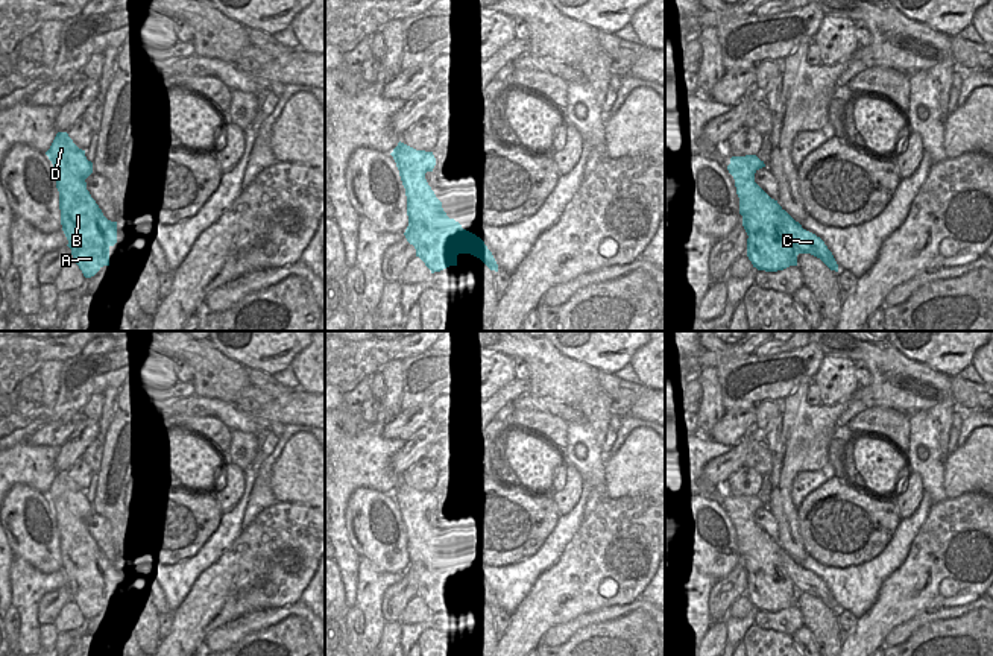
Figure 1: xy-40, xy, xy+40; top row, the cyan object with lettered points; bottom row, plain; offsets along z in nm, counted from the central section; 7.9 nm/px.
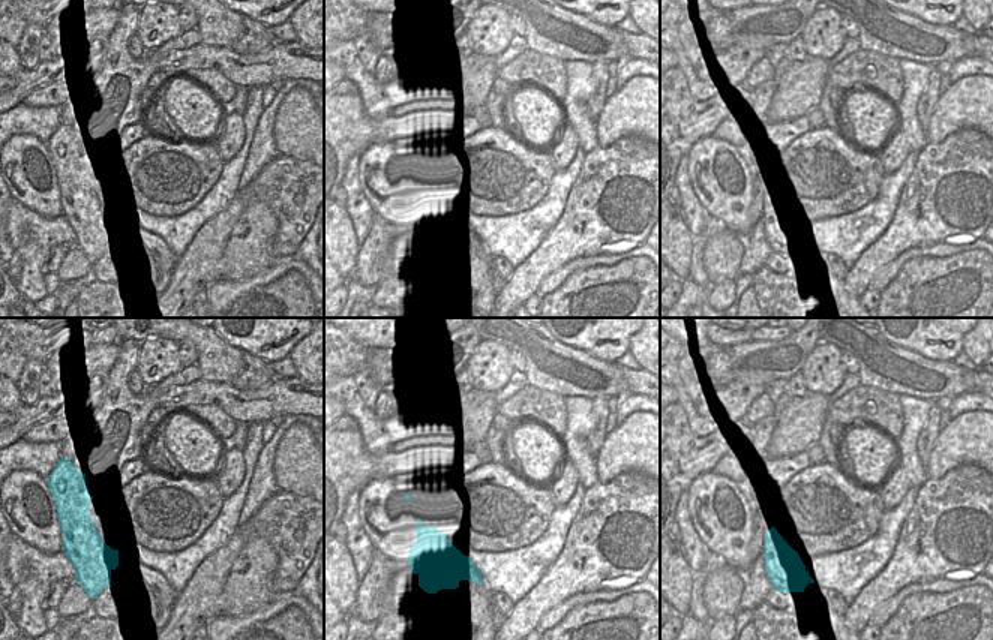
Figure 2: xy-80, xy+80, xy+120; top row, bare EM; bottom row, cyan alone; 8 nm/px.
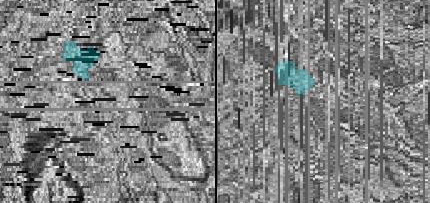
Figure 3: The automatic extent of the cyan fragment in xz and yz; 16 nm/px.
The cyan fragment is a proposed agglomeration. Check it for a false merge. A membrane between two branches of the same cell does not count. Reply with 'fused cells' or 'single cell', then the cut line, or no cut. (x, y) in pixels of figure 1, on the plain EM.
single cell; no cut

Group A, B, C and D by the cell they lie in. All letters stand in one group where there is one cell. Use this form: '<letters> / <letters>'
A B C D

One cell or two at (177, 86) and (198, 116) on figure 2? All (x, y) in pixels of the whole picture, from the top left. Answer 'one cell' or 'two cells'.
one cell

